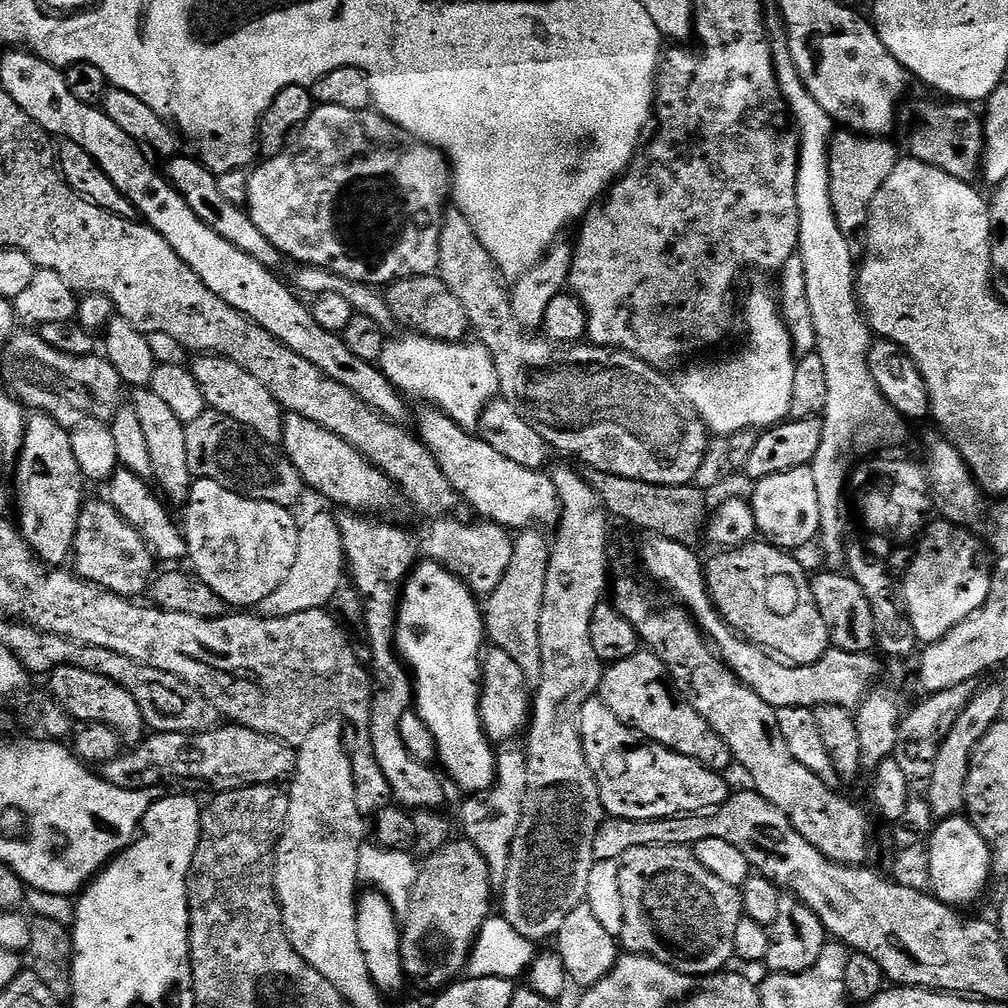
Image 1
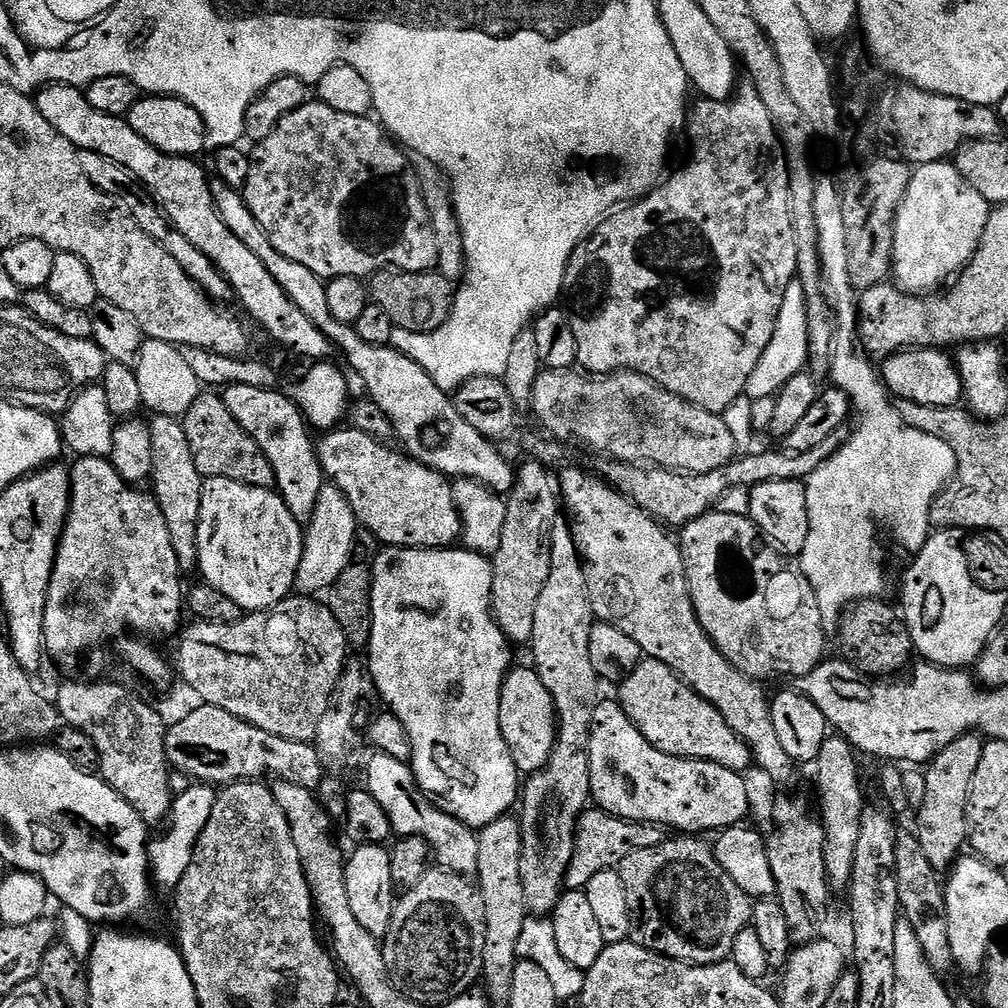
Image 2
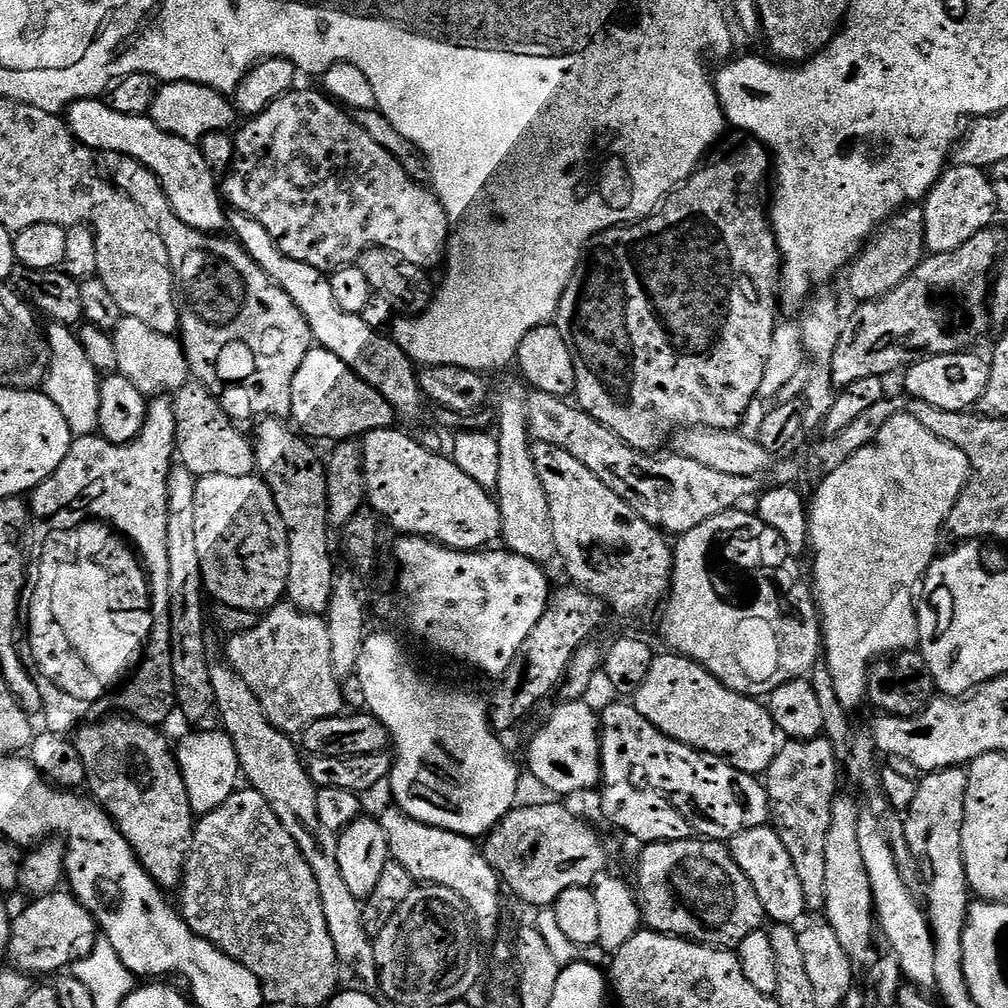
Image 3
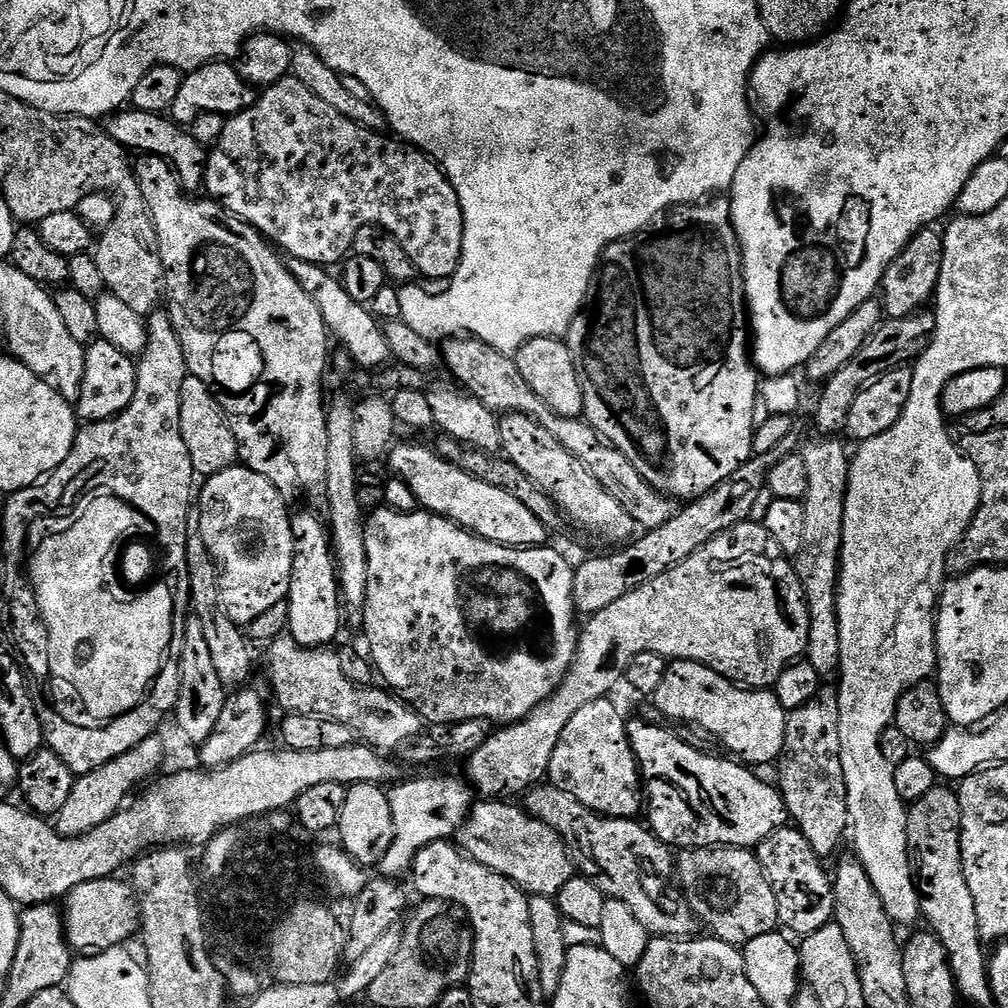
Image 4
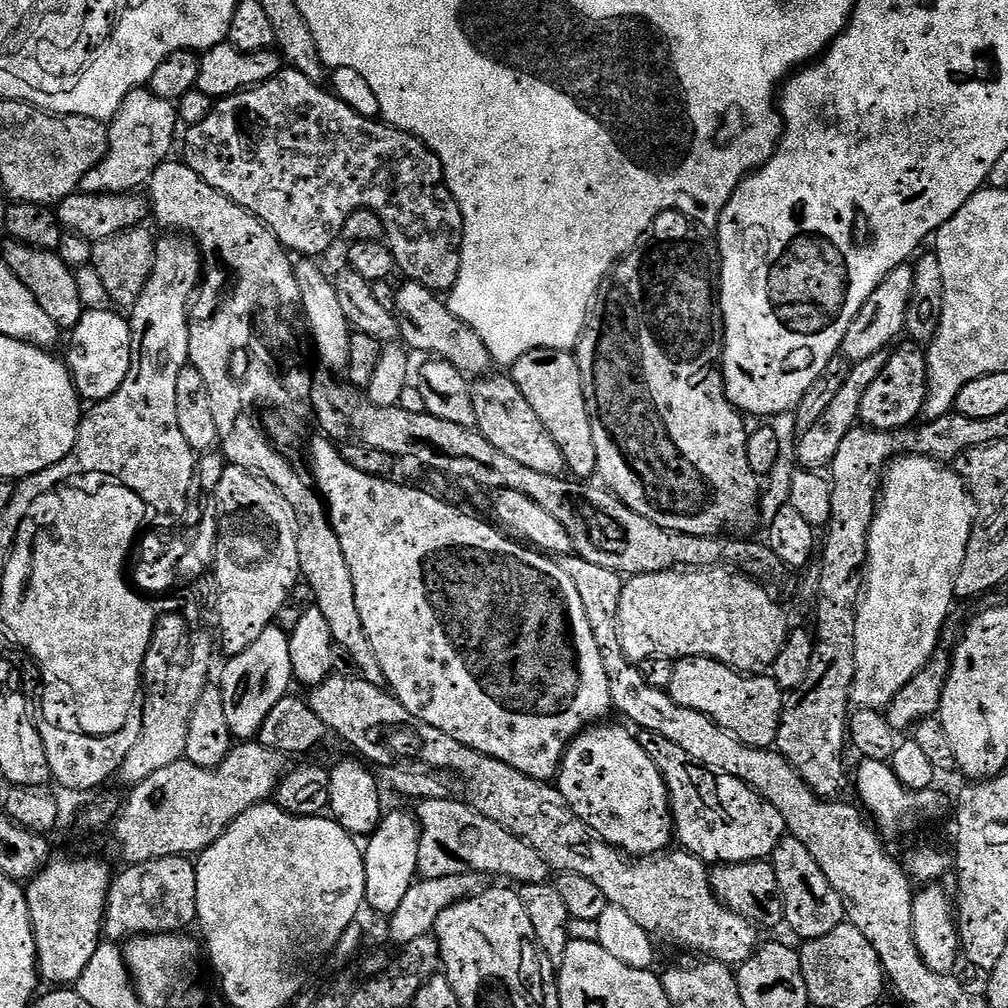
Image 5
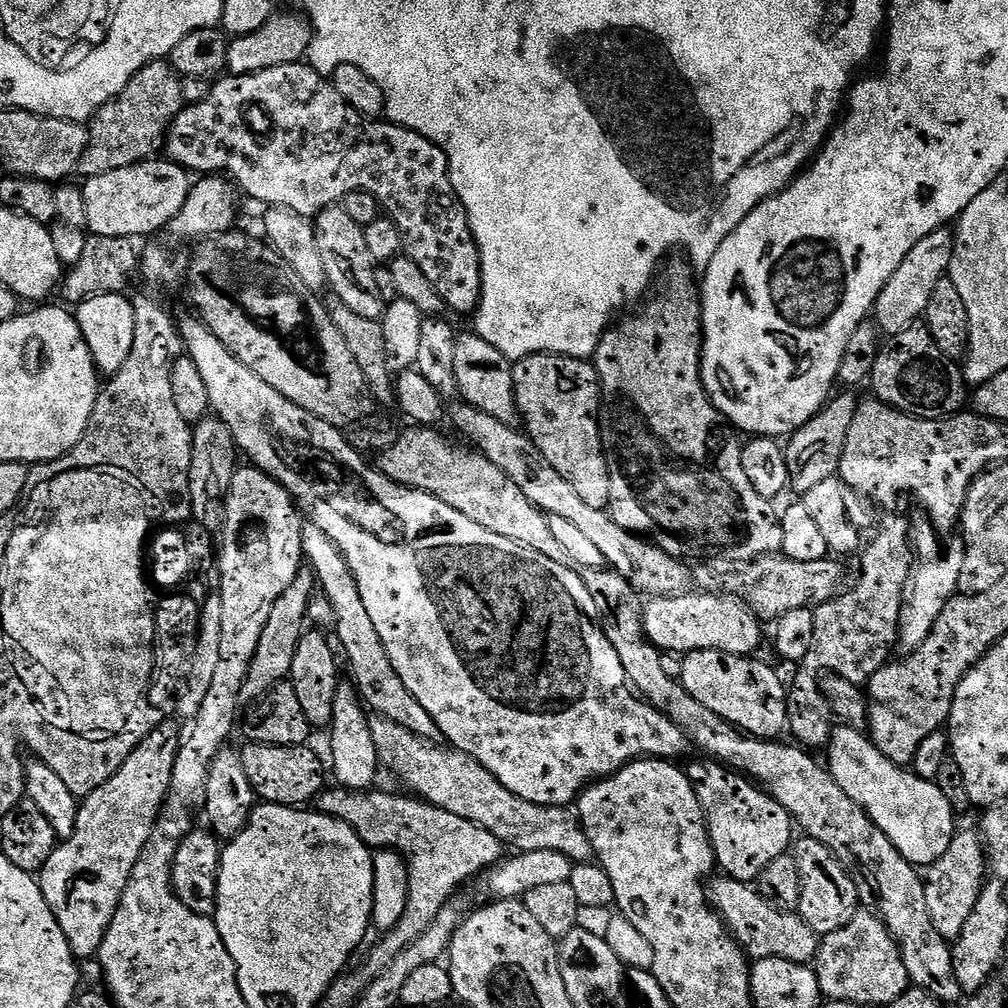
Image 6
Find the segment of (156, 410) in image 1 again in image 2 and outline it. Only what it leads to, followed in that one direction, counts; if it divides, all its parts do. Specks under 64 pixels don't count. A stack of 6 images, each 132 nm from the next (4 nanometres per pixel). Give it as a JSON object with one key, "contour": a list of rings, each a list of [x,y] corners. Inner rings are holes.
{"contour":[[[153,415],[148,424],[150,430],[150,446],[154,446],[154,466],[150,481],[151,491],[162,510],[162,518],[166,518],[166,527],[170,530],[170,543],[174,546],[174,554],[178,554],[181,573],[195,573],[200,559],[198,558],[198,518],[202,514],[202,490],[205,477],[198,474],[198,466],[194,466],[194,454],[190,454],[190,442],[186,439],[183,423],[175,416]]]}

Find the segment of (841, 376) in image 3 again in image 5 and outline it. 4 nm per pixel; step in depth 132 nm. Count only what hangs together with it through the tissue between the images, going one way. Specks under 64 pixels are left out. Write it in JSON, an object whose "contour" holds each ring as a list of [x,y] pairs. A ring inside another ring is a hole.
{"contour":[[[883,351],[871,355],[865,361],[852,364],[846,383],[842,386],[842,390],[838,390],[838,395],[830,402],[830,407],[822,413],[822,418],[818,418],[818,422],[814,422],[810,430],[799,433],[796,442],[796,462],[801,469],[824,470],[831,465],[834,454],[838,454],[838,446],[842,443],[842,438],[846,438],[846,434],[850,434],[850,430],[857,427],[862,398],[866,390],[870,390],[870,382],[874,382],[874,378],[882,374],[888,357],[889,353]]]}

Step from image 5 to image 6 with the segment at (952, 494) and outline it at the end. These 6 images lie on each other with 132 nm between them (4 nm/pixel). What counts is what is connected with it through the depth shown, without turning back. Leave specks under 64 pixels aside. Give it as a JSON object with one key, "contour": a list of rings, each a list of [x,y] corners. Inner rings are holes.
{"contour":[[[923,523],[914,528],[914,536],[916,532],[916,540],[914,539],[914,563],[912,565],[912,573],[908,575],[908,581],[904,587],[904,608],[900,611],[900,639],[898,644],[901,649],[904,647],[904,650],[917,648],[922,646],[922,642],[926,642],[934,622],[938,622],[938,614],[942,614],[944,607],[951,602],[953,596],[957,595],[958,574],[962,574],[963,547],[956,543],[950,545],[943,552],[940,549],[941,537],[936,529],[932,527],[931,523]]]}

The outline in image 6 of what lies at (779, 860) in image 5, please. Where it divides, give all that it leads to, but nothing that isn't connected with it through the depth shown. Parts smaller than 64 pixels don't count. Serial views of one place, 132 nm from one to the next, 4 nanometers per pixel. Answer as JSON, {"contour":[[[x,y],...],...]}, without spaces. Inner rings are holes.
{"contour":[[[797,839],[794,855],[798,864],[798,878],[802,878],[802,898],[798,915],[821,938],[830,935],[834,930],[842,930],[842,926],[846,926],[846,922],[850,922],[850,918],[854,918],[862,908],[858,890],[850,874],[840,865],[831,850],[817,840]]]}

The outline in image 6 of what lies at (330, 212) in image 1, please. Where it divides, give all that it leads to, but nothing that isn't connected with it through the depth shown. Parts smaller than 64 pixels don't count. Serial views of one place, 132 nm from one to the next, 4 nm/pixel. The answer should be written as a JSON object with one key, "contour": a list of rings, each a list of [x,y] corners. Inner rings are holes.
{"contour":[[[301,62],[299,64],[287,64],[286,66],[274,66],[270,70],[251,72],[249,76],[228,74],[223,78],[217,79],[213,83],[210,90],[210,98],[206,98],[206,102],[185,106],[176,115],[172,125],[168,127],[166,156],[167,159],[175,160],[176,163],[181,164],[182,167],[196,174],[223,174],[231,179],[232,183],[236,185],[243,195],[245,192],[250,199],[257,200],[258,203],[264,204],[263,206],[268,208],[285,208],[294,214],[309,218],[315,218],[320,213],[325,212],[326,209],[339,205],[346,198],[346,194],[351,192],[369,192],[374,194],[374,198],[380,203],[381,209],[386,213],[387,219],[395,222],[398,226],[398,234],[402,234],[403,255],[408,256],[410,262],[414,262],[418,266],[418,270],[422,270],[422,274],[426,274],[430,286],[434,286],[434,290],[438,290],[445,309],[451,310],[453,308],[456,312],[472,314],[480,307],[480,291],[482,290],[480,251],[476,245],[474,234],[470,230],[470,222],[468,221],[466,210],[462,206],[462,202],[452,185],[452,179],[448,173],[448,159],[444,151],[438,146],[434,146],[434,142],[422,138],[422,134],[418,134],[414,130],[403,128],[391,122],[385,122],[383,119],[370,120],[367,116],[358,114],[358,110],[350,107],[342,98],[342,94],[338,94],[338,90],[334,90],[331,79],[318,74],[307,63]]]}

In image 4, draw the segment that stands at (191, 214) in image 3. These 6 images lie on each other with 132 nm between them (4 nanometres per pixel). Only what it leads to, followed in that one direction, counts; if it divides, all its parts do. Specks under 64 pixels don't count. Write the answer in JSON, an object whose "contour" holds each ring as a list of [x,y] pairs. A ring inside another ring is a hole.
{"contour":[[[120,110],[107,117],[106,131],[112,139],[124,145],[125,149],[137,148],[135,150],[137,153],[160,156],[163,160],[169,161],[176,169],[176,175],[179,176],[181,185],[185,189],[193,190],[192,188],[196,187],[199,189],[203,185],[204,167],[201,145],[197,144],[192,135],[183,127],[173,123],[171,119],[154,112]]]}

